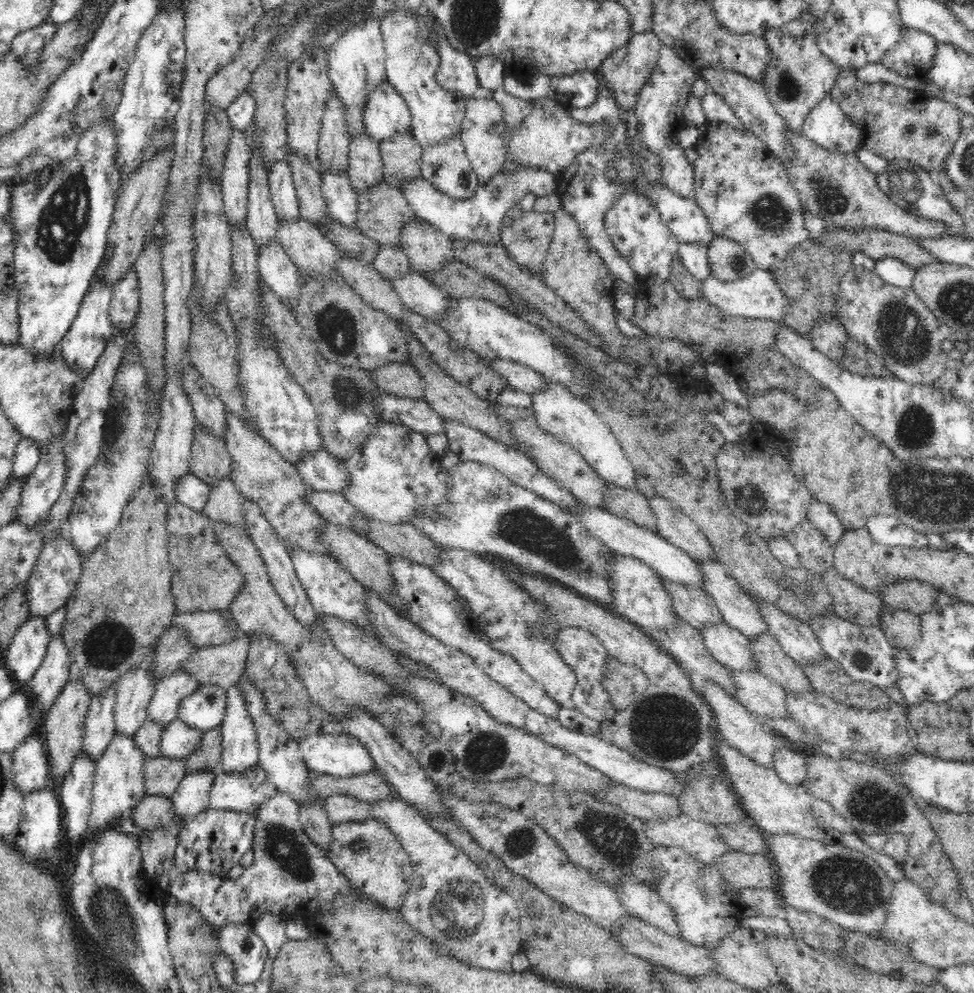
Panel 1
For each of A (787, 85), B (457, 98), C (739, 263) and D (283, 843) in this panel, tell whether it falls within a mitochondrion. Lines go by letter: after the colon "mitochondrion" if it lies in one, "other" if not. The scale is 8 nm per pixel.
A: mitochondrion
B: other
C: other
D: mitochondrion

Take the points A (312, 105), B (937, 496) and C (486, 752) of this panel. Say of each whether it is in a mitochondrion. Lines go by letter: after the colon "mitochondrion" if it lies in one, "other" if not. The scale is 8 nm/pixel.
A: other
B: mitochondrion
C: mitochondrion

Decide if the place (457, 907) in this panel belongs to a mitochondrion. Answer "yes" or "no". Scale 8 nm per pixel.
yes

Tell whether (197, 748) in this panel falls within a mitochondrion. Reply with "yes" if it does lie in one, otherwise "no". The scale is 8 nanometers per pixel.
no

